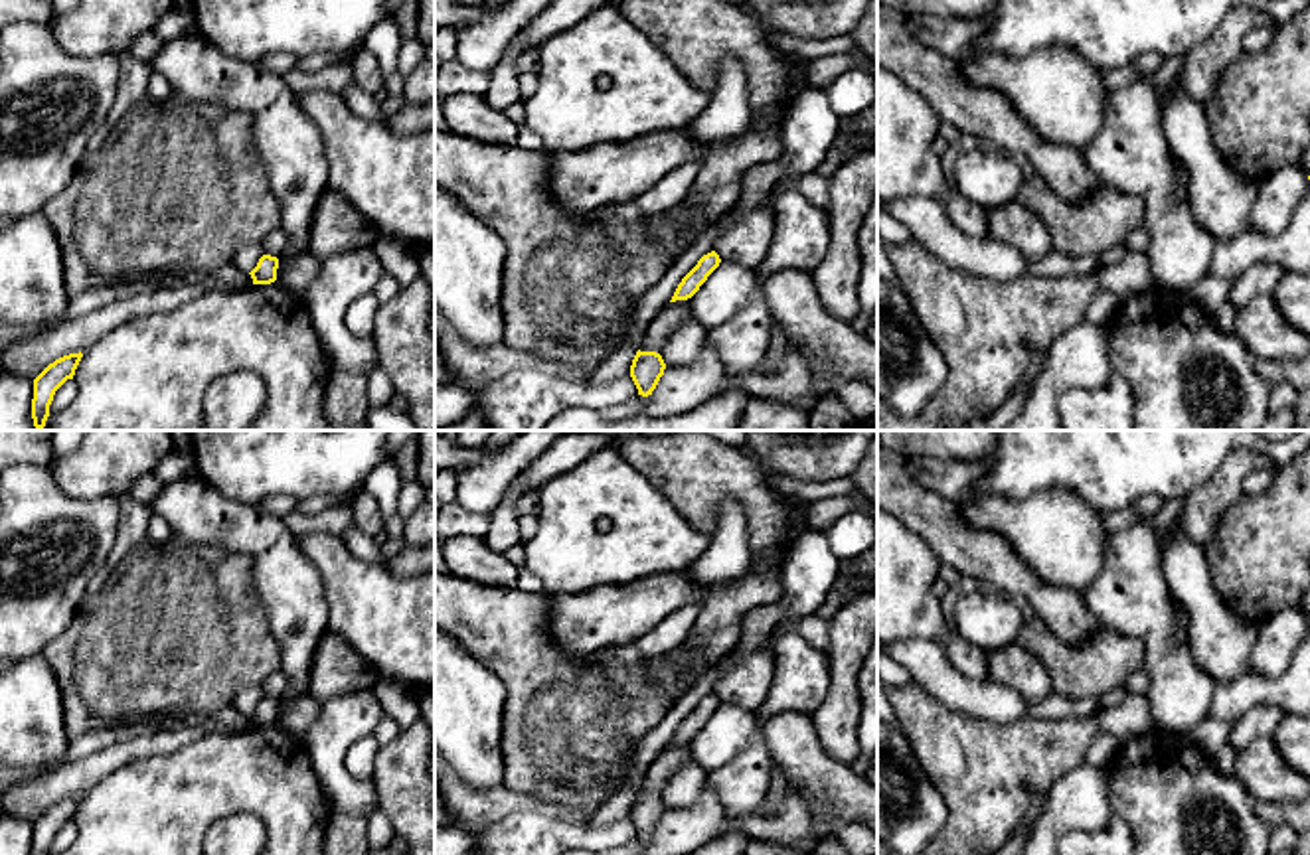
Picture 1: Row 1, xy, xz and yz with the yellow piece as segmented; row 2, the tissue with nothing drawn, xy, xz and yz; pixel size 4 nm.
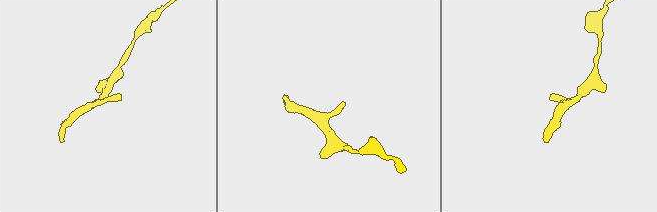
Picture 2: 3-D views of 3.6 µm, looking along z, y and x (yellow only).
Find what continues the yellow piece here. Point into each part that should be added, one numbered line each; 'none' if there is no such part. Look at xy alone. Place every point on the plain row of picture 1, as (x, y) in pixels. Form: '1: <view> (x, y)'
none

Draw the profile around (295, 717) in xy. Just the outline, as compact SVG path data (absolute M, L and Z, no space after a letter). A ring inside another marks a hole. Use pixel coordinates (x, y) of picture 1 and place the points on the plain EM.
M304 693L292 701L279 703L275 725L302 740L304 733L318 717L318 711L320 701L316 701L310 693Z

